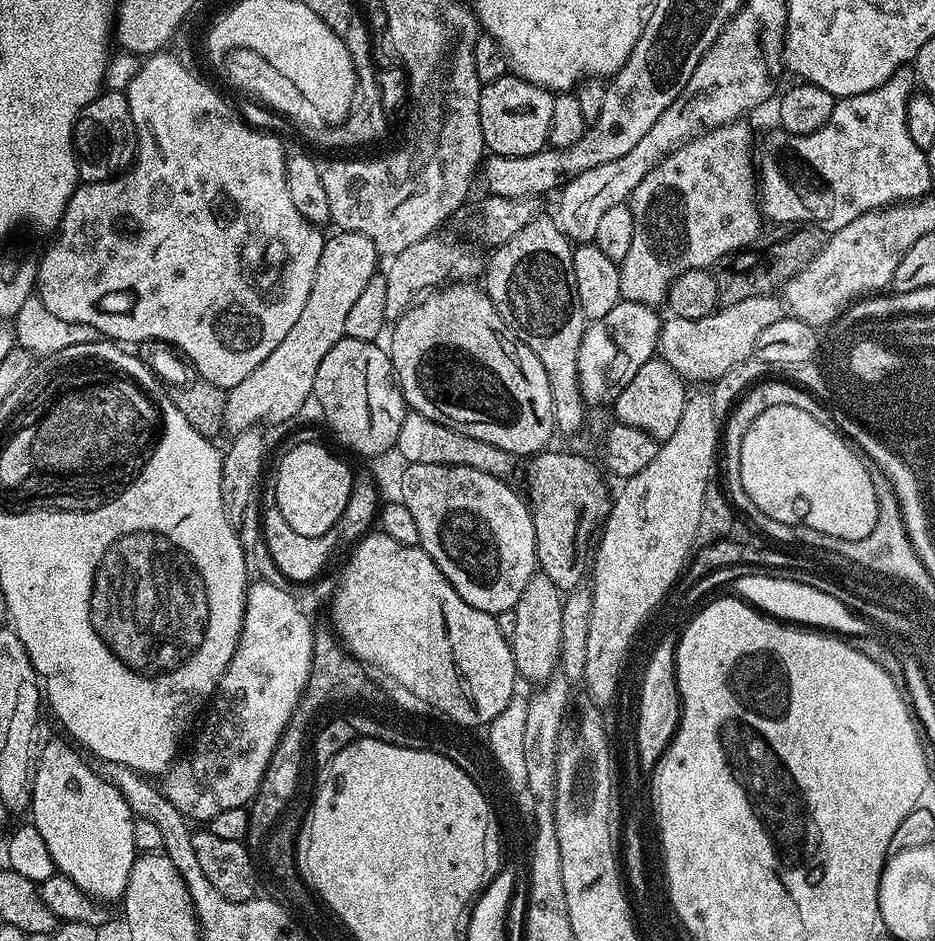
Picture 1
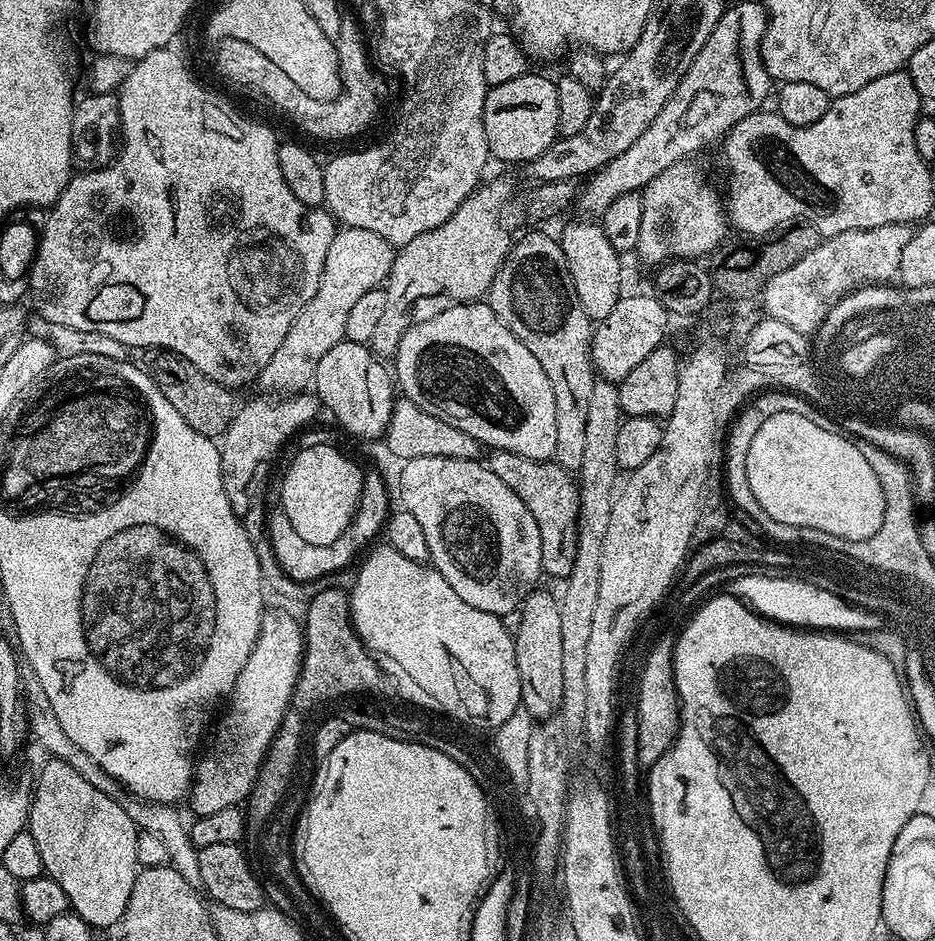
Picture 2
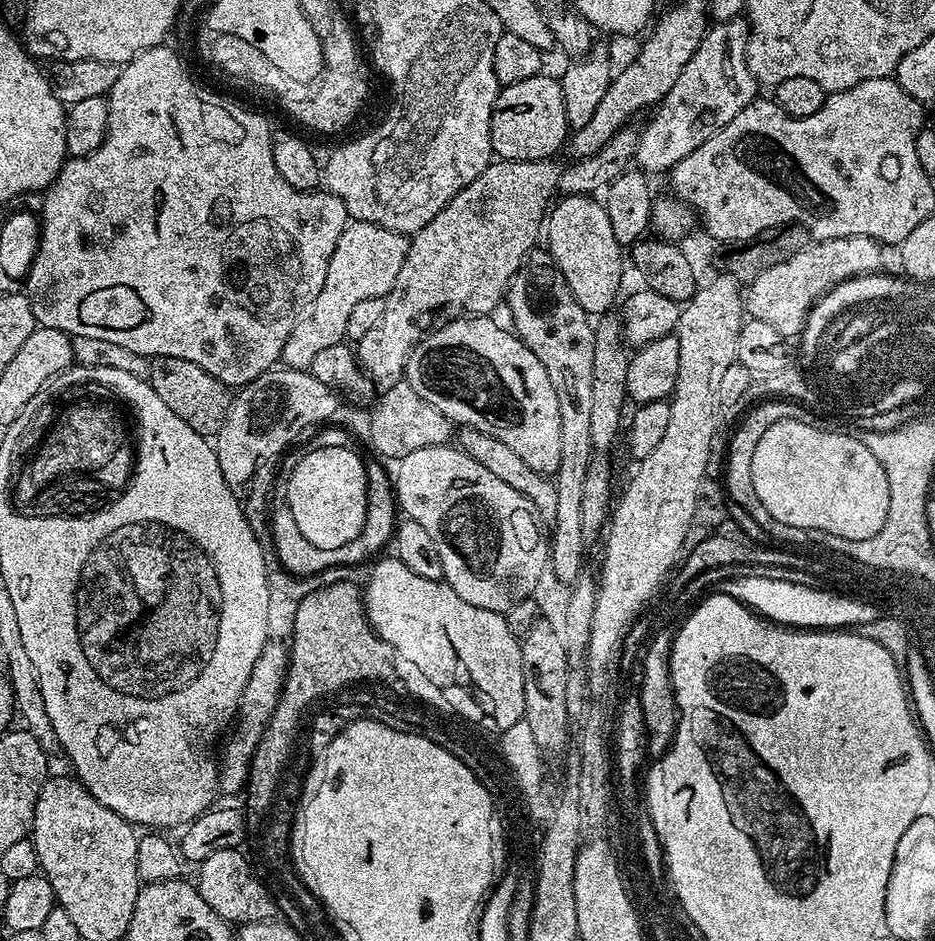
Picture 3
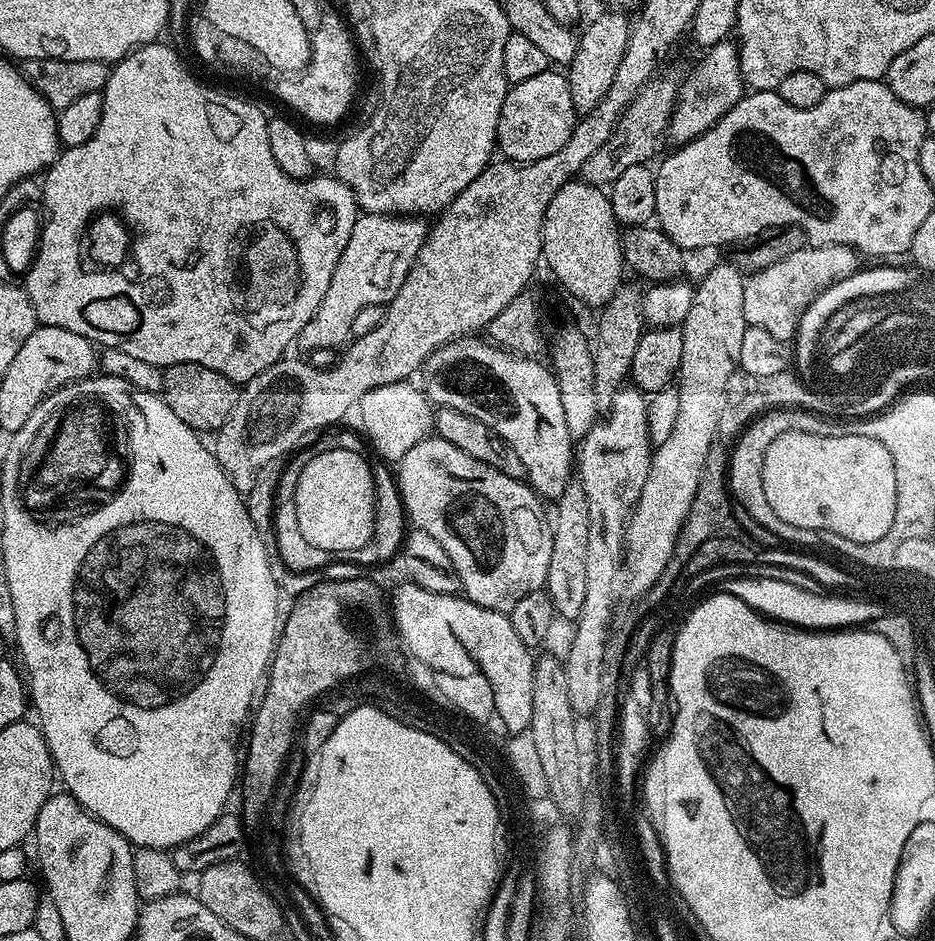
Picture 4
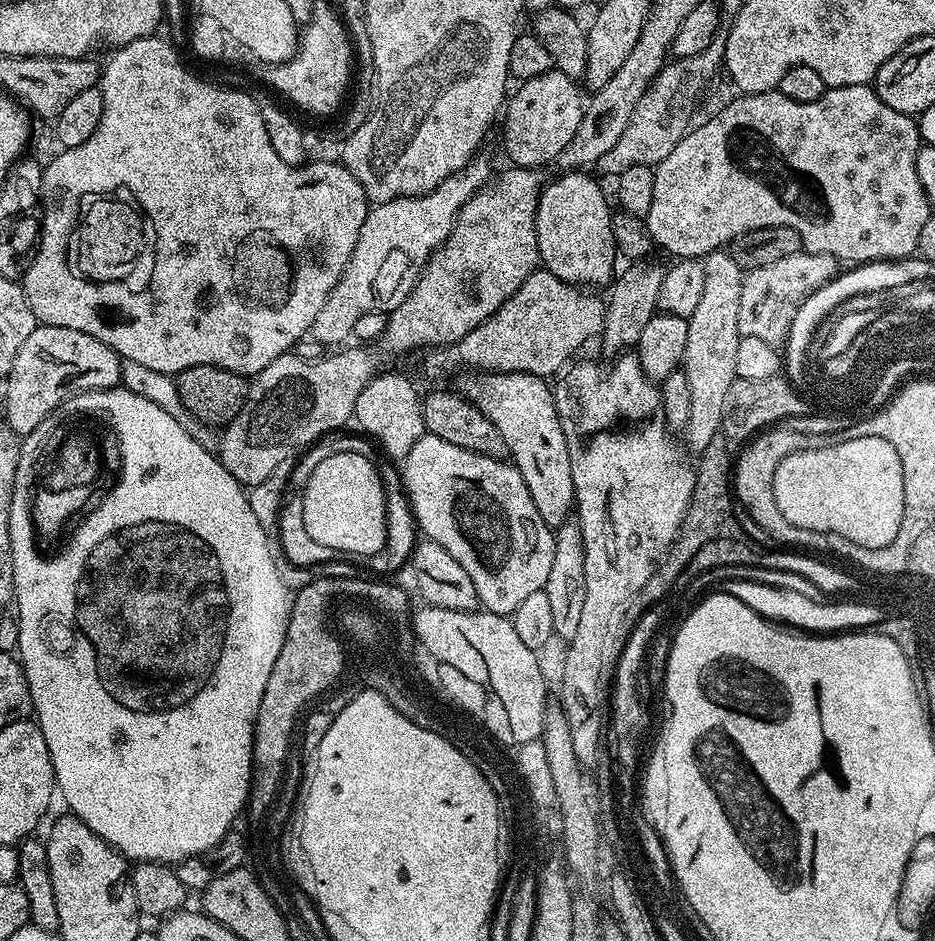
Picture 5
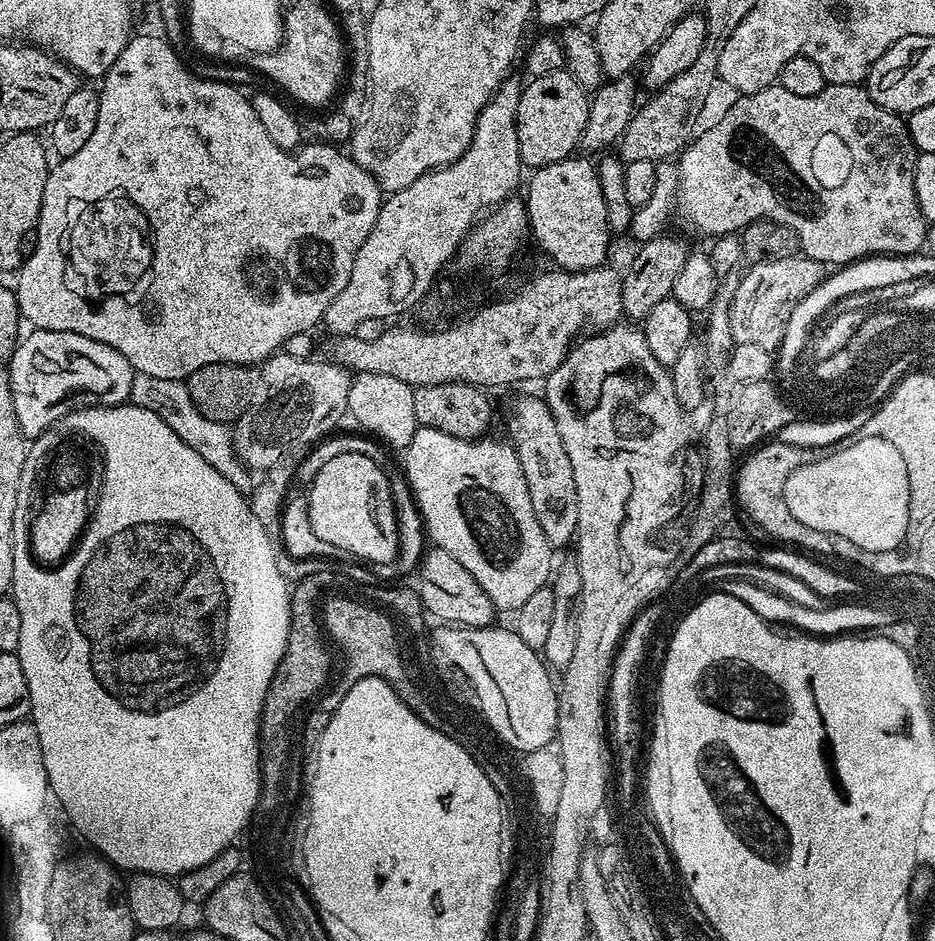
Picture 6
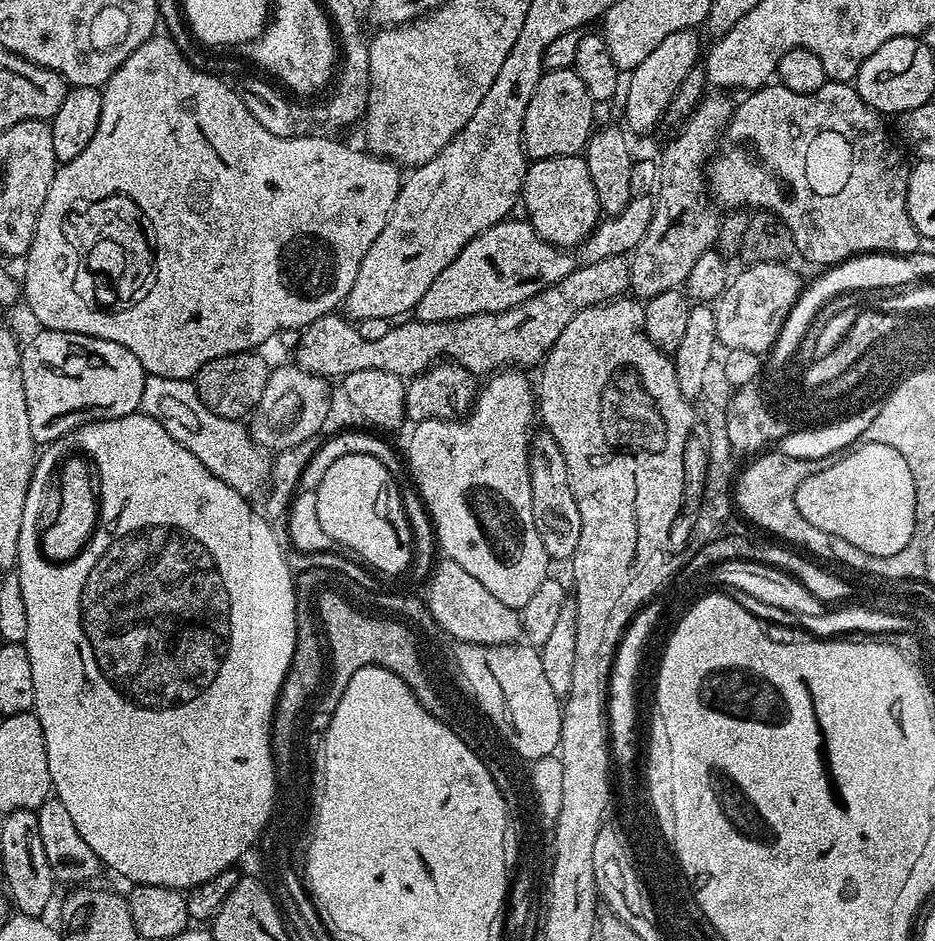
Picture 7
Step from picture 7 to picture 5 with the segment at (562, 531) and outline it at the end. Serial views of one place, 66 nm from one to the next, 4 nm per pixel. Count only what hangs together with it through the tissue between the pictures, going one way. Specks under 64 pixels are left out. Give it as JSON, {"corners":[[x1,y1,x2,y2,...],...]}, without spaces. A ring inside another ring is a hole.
{"corners":[[497,372,491,378,480,378,484,380,464,380,458,385,459,391,472,403,474,406,478,406,478,410,482,410,482,414,486,414,486,418,490,418,490,422,494,422,494,426,498,426,498,434,502,434,502,438,506,442,508,447,508,456,511,463,515,464,516,468,522,474,522,478,526,482,526,486,530,490,530,498,534,498,534,506,538,506,538,514,542,514,542,518,546,521,549,528,555,530,565,523,567,512,571,513,574,508,574,497,576,491,574,490,574,478,572,477,572,467,570,466,570,454,568,453,568,447,566,446,566,434,562,430,560,425,560,419,558,418,558,410,556,409,556,397,553,389,550,387,547,379,531,376,525,372]]}

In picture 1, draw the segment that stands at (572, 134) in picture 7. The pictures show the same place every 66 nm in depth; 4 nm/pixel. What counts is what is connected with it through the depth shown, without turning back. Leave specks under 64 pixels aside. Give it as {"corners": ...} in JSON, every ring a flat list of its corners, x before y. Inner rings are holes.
{"corners":[[506,74,483,85,478,98,478,118,482,126,484,147,494,156,529,156,548,144,554,95,515,74]]}

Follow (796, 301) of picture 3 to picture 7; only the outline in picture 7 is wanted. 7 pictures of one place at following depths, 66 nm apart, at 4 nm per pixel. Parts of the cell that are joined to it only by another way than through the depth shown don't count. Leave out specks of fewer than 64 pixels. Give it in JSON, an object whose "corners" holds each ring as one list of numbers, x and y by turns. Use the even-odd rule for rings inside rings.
{"corners":[[749,264,743,270,735,273,734,279,729,283,727,290,715,301,716,309,716,338,721,349,733,352,734,350,750,350,753,352,771,352,776,347,776,339,794,306,800,297,802,279,794,269,783,264]]}

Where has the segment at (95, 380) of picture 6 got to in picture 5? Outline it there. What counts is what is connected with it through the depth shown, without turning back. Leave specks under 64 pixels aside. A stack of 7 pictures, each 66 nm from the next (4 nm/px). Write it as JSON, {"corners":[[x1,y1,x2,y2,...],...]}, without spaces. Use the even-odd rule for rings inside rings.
{"corners":[[40,324,18,350,13,368,6,377,4,416,8,419,7,427,17,437,28,436,42,418,49,416,59,404,77,392,117,387,121,383,121,367,121,357,110,346,98,342,98,338,62,326]]}

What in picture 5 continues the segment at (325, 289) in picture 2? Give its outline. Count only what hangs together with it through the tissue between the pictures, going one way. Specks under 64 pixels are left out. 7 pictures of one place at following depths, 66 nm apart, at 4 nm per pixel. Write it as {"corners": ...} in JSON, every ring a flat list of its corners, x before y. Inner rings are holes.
{"corners":[[473,158,465,168,443,180,433,192,424,192,420,196,403,196,385,204,372,204,369,207,366,222,362,222,362,230,358,230,358,242,354,242,354,254,350,254,350,262,346,262,342,278,338,278,334,290,330,290,326,306,322,306,322,310,318,310,318,318,314,318,310,329,311,339,316,339,320,344,343,345,343,340,352,336,354,326,358,323,358,318,362,318,362,314,390,313,398,306,402,306,402,302,414,290,416,280,428,265,430,257,441,248,452,233,460,208,466,206,468,199,479,188,493,179,491,162,480,159]]}

